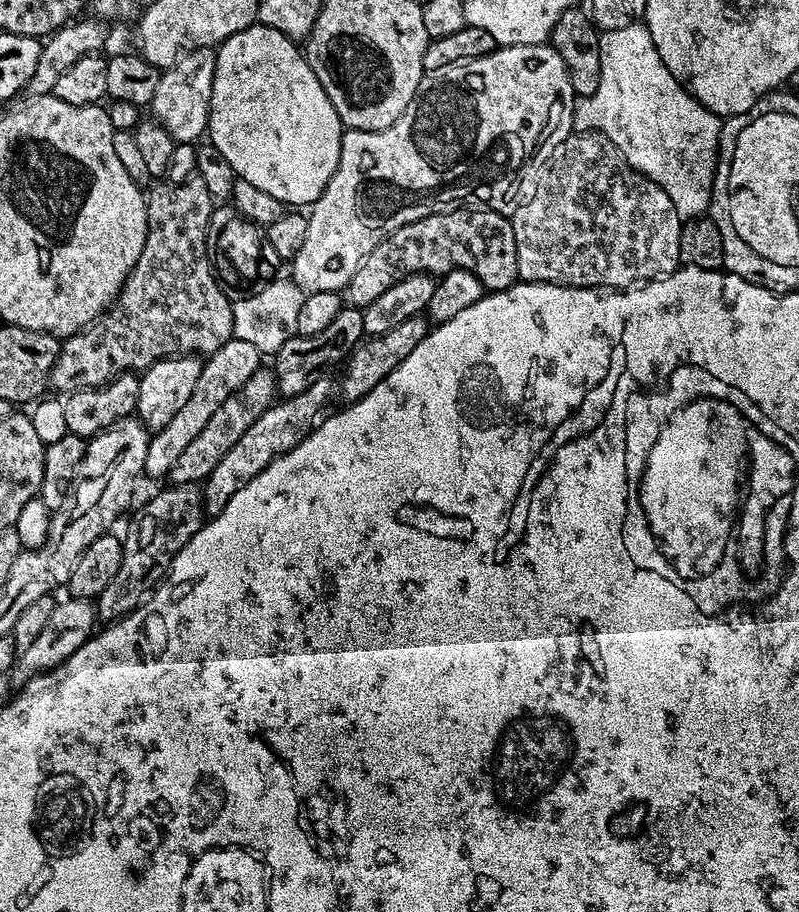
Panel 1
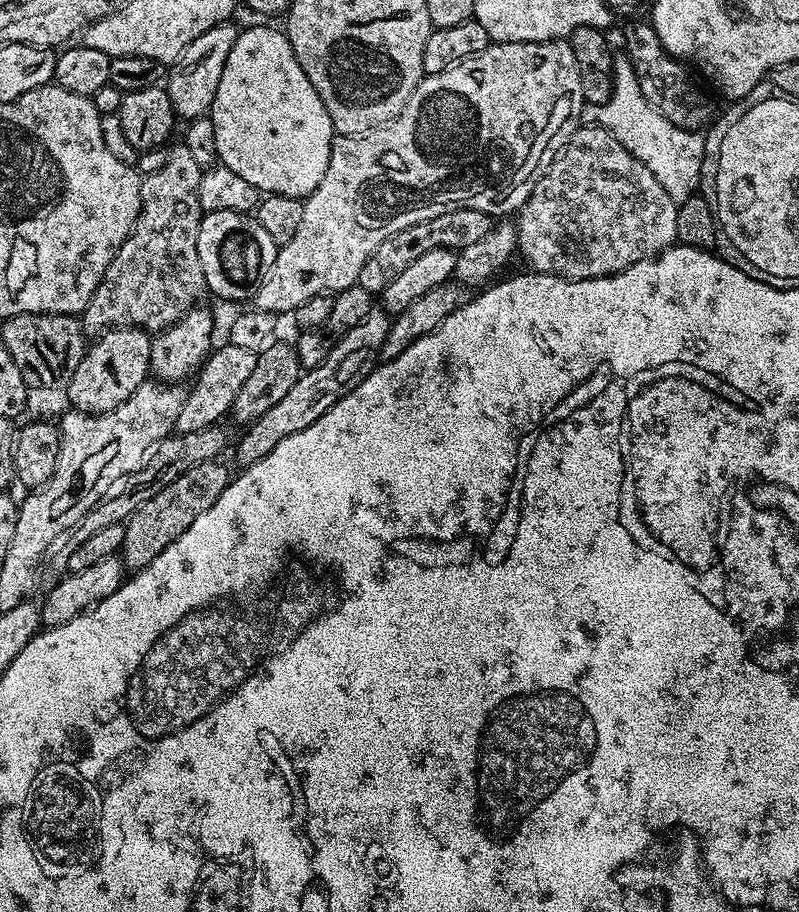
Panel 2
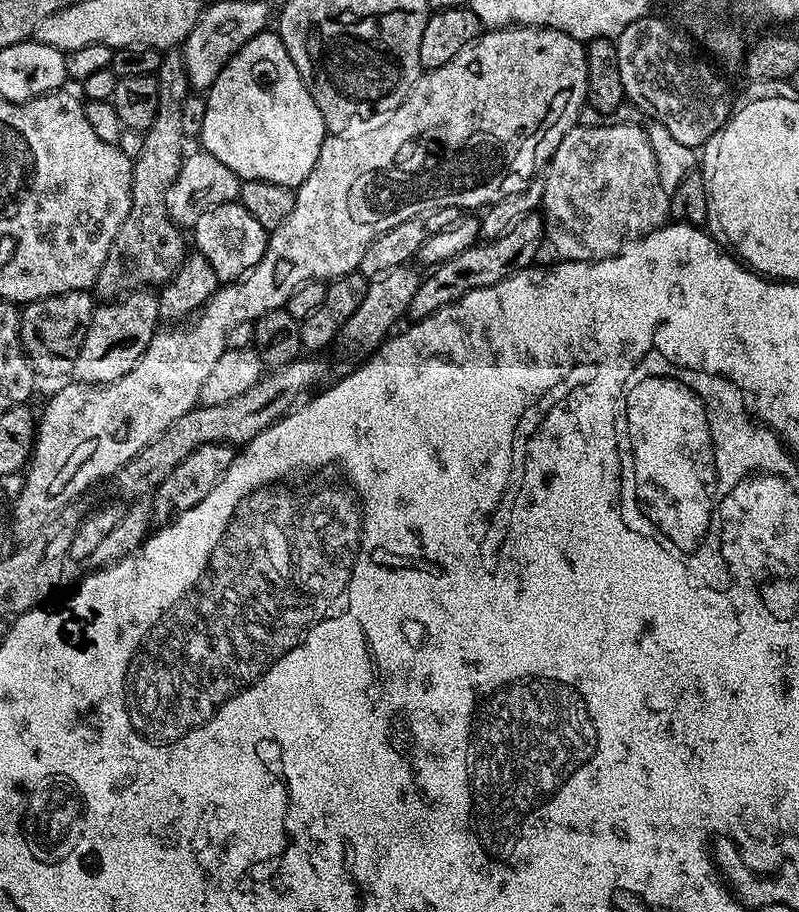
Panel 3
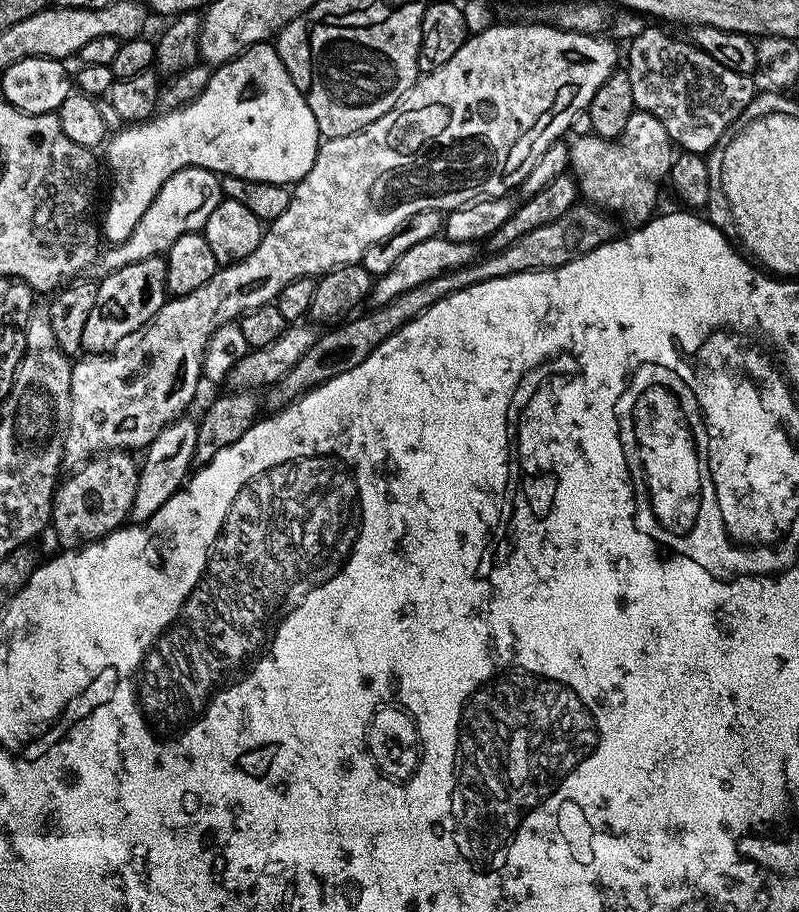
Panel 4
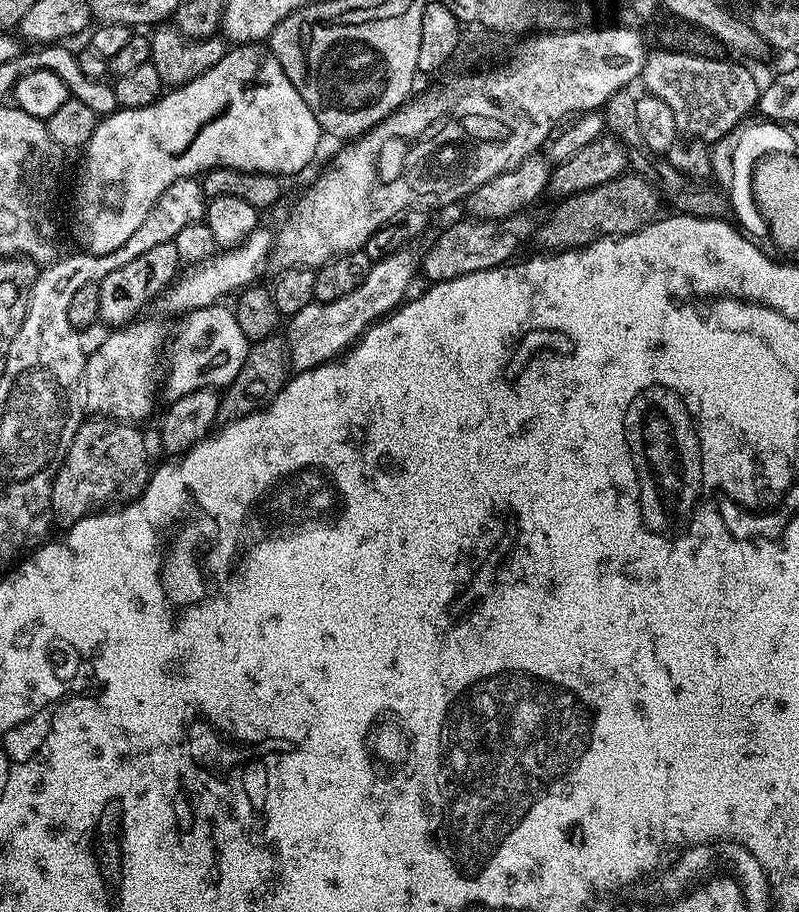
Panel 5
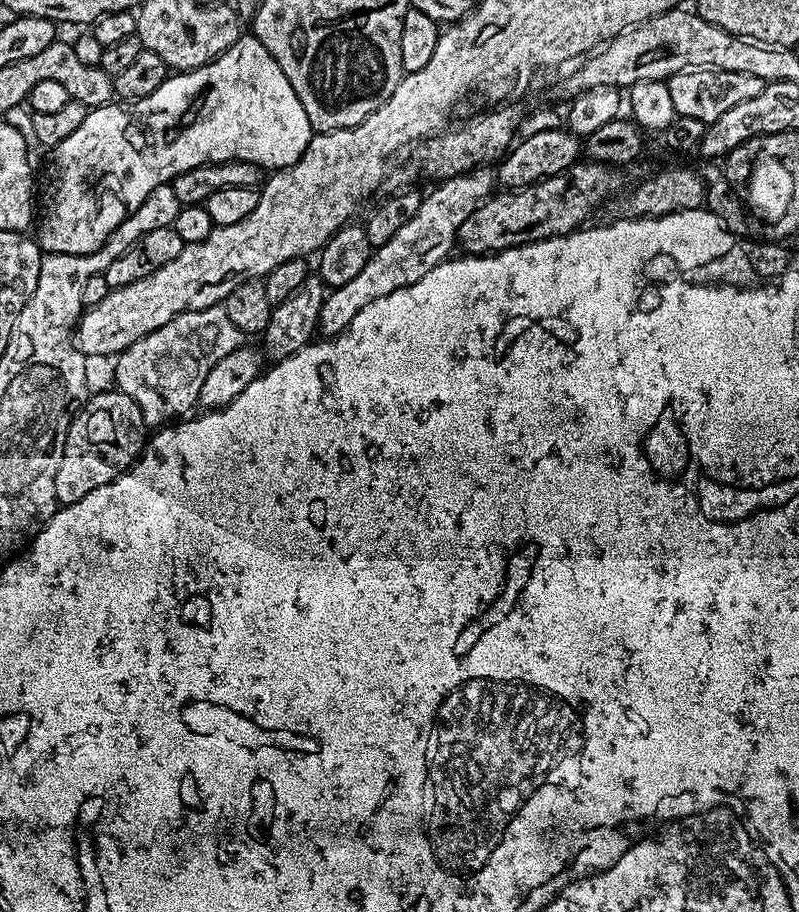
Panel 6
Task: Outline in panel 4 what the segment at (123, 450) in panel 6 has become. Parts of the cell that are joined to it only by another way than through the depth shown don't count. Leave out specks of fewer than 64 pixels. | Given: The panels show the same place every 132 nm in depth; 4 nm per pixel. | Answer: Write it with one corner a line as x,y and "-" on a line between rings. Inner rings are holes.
105,450
99,456
93,456
81,468
69,471
57,483
56,493
52,496
51,531
56,531
56,540
64,550
75,550
84,544
93,544
95,540
109,536
121,527
132,515
134,494
138,494
140,466
137,457
128,450

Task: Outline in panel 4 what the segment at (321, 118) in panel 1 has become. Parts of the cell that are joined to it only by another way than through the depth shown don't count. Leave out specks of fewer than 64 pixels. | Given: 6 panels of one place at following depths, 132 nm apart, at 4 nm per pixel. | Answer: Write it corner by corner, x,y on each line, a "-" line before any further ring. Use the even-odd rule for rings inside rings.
268,42
255,44
241,56
219,65
198,98
164,111
153,119
129,123
120,131
111,133
106,141
112,189
108,192
108,205
104,208
102,236
109,245
115,246
130,238
134,226
138,226
138,218
142,218
150,202
154,202
162,174
183,168
205,168
221,177
237,176
254,182
292,186
307,174
310,166
314,166
314,158
322,143
318,122
314,122
314,114
310,114
307,96
294,86
282,58

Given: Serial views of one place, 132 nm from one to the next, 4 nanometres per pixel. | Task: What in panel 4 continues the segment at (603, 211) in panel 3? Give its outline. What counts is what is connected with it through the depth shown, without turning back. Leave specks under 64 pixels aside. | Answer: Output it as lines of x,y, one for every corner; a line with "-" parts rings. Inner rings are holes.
637,110
630,122
626,122
620,139
604,140
595,134
587,135
571,141
568,149
570,172
576,177
579,195
601,210
621,212
628,226
648,223
657,211
660,179
672,171
674,145
666,126
654,114

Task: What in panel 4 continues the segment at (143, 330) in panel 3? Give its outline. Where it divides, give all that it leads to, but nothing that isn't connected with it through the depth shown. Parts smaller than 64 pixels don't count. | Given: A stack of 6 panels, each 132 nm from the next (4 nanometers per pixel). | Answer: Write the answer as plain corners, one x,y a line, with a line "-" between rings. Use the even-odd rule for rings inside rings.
164,256
146,258
107,273
99,281
96,305
94,310
90,310
90,318
86,318
86,327
82,329
83,351
88,354
115,352
123,340
144,327
158,314
158,310
162,310
168,295

